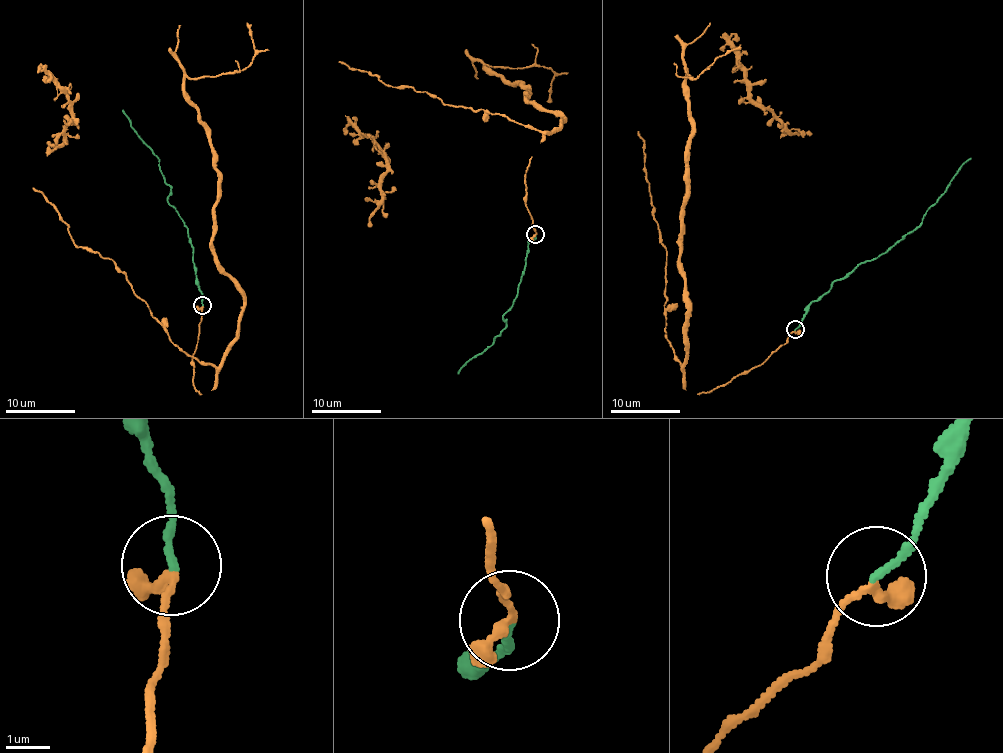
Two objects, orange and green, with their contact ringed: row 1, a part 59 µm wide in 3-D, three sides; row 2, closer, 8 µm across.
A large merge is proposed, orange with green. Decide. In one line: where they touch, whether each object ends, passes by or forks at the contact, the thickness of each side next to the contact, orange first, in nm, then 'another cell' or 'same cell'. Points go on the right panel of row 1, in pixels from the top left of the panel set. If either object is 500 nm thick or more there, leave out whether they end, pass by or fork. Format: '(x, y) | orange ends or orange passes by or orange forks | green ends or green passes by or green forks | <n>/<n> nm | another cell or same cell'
(795, 329) | orange passes by | green ends | 190/170 nm | same cell

